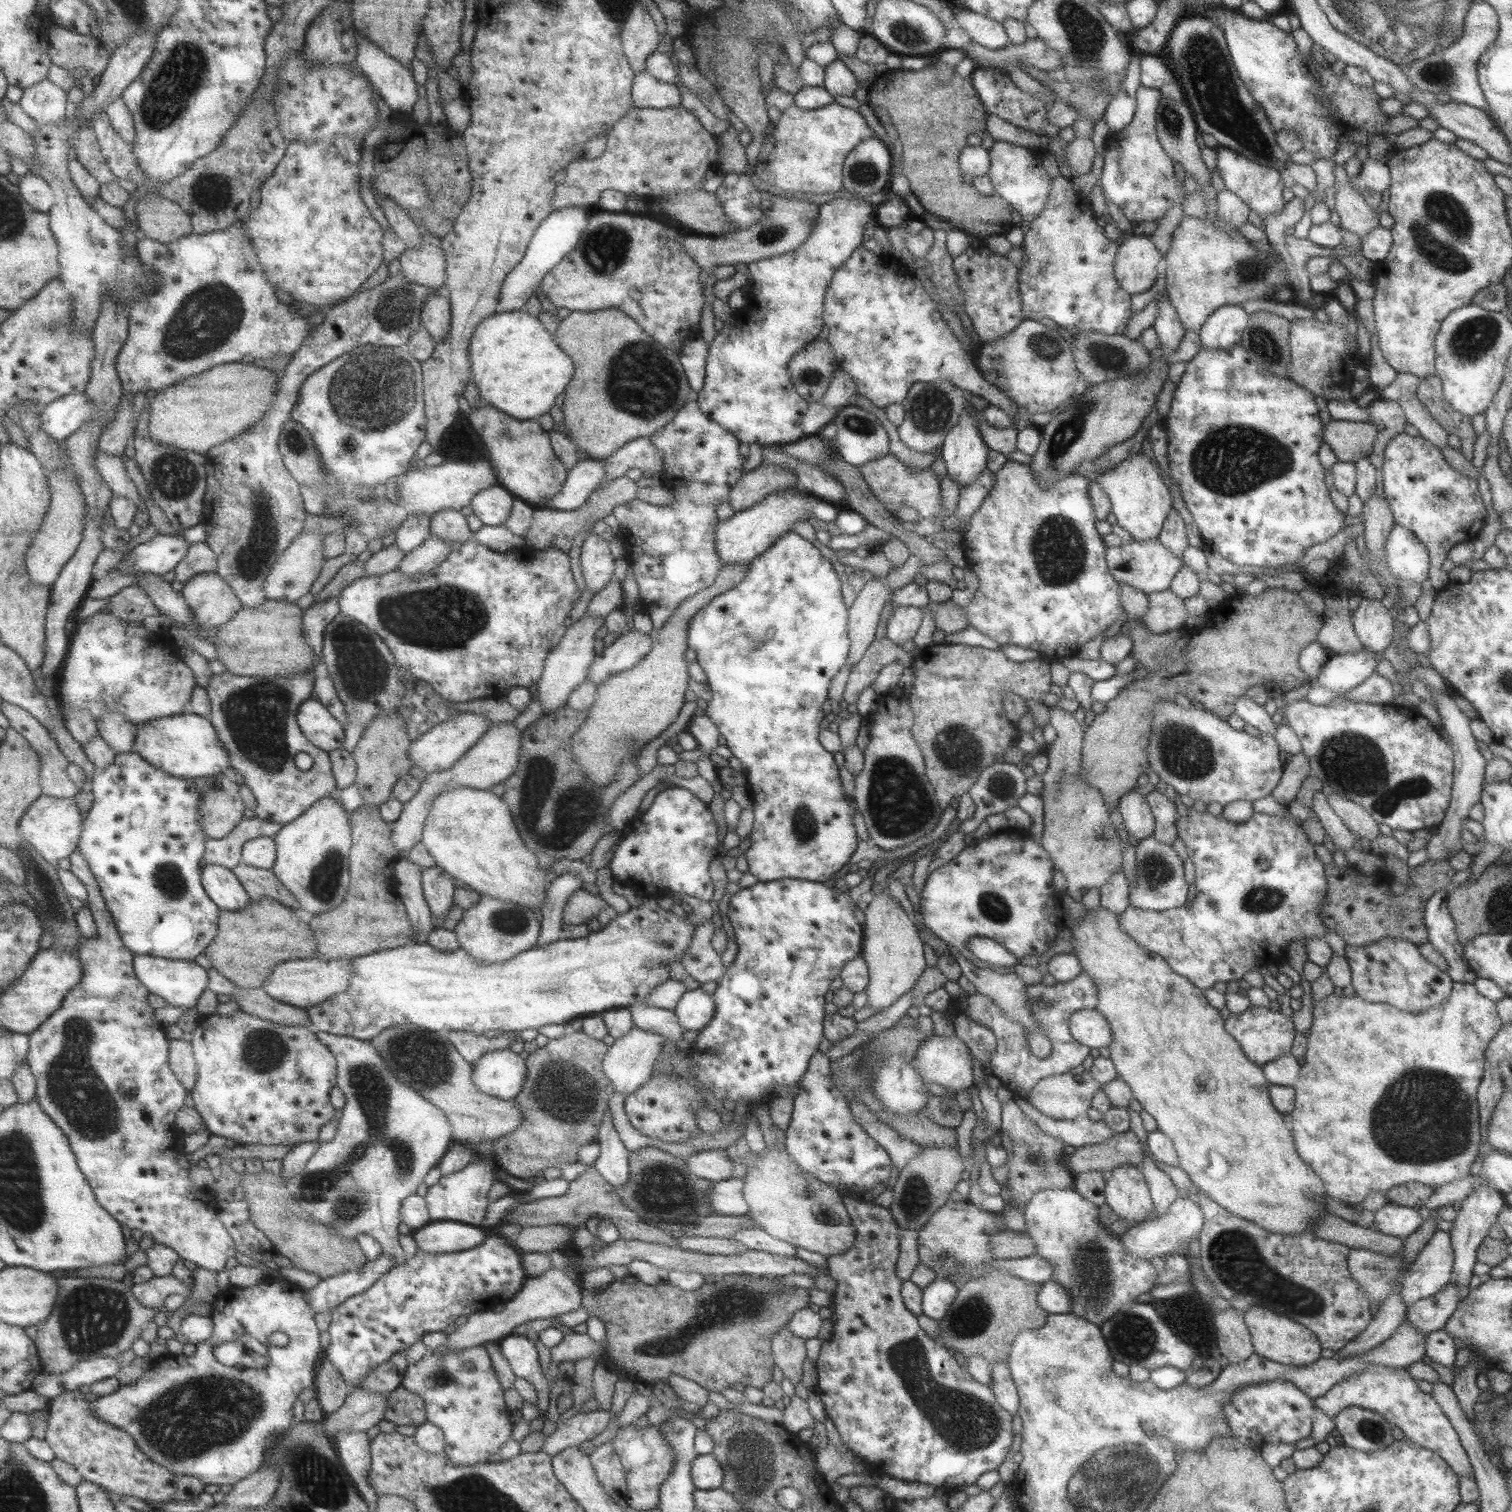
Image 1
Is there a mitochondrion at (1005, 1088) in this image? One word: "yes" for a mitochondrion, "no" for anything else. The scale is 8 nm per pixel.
no

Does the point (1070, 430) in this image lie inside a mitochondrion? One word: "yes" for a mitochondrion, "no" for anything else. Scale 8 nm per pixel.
yes

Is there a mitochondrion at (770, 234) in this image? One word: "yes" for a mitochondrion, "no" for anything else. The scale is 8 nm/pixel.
yes

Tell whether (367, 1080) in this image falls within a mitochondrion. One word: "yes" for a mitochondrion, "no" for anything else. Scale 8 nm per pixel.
yes

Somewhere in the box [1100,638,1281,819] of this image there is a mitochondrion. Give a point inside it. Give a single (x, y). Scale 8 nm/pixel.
(1184, 752)

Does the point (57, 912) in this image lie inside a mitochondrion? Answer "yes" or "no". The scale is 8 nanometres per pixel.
yes

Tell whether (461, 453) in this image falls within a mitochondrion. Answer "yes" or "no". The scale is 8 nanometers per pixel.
yes

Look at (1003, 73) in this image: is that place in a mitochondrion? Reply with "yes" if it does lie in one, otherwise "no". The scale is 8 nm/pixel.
no

